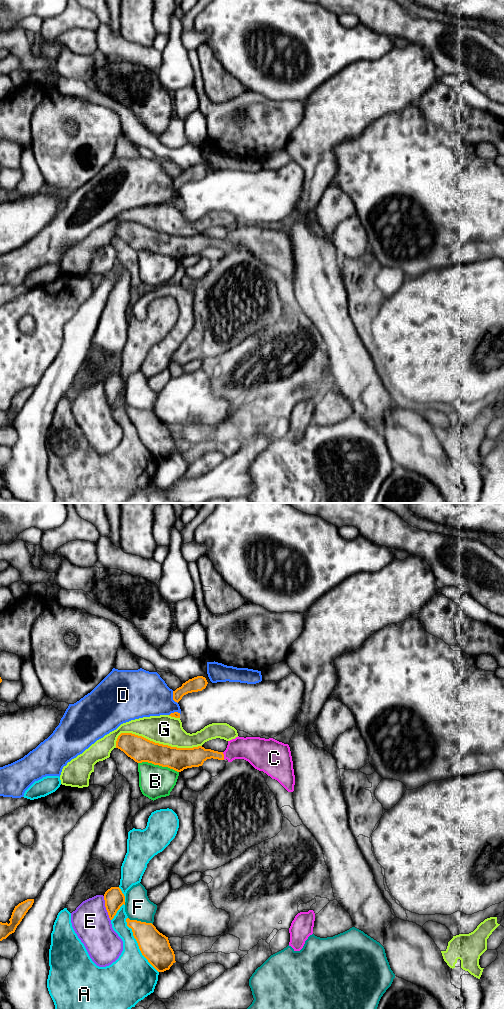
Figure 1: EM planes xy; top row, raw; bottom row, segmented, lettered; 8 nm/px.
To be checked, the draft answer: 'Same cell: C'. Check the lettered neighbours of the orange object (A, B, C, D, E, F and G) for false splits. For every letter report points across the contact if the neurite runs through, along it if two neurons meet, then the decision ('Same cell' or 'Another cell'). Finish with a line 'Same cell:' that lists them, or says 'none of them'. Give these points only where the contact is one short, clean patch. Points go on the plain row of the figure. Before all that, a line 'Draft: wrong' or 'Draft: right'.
Draft: right
A: Another cell
B: Another cell
C: Path across: xy (192, 245), (199, 242), (223, 244), (236, 237), (252, 237). Same cell
D: Another cell
E: Another cell
F: Another cell
G: Another cell
Same cell: C

